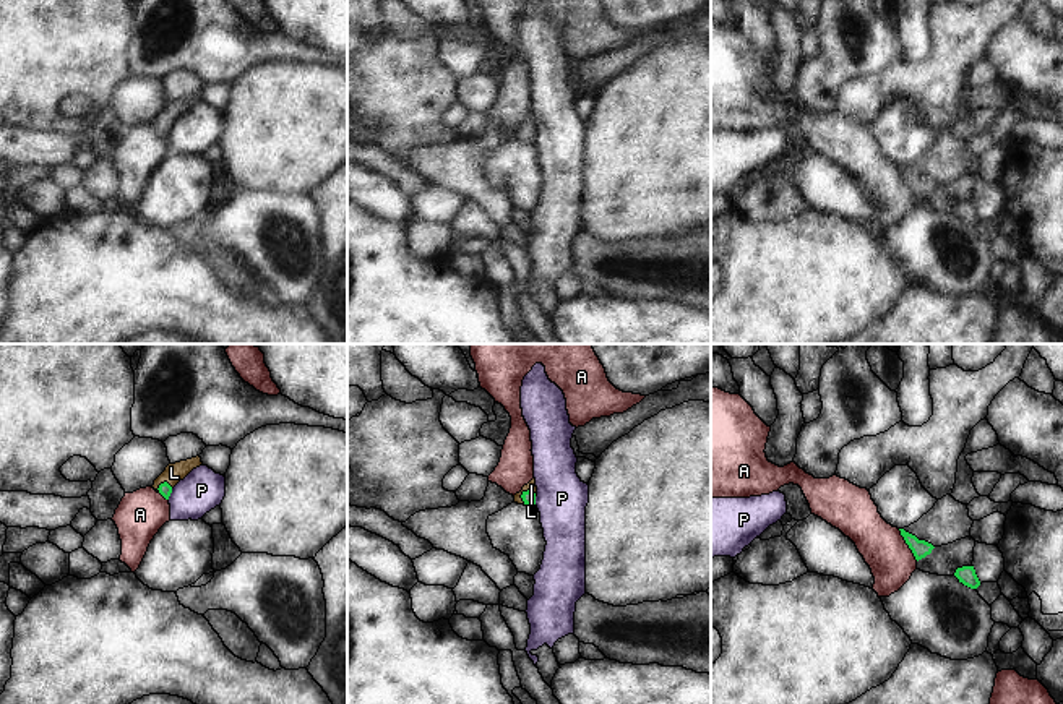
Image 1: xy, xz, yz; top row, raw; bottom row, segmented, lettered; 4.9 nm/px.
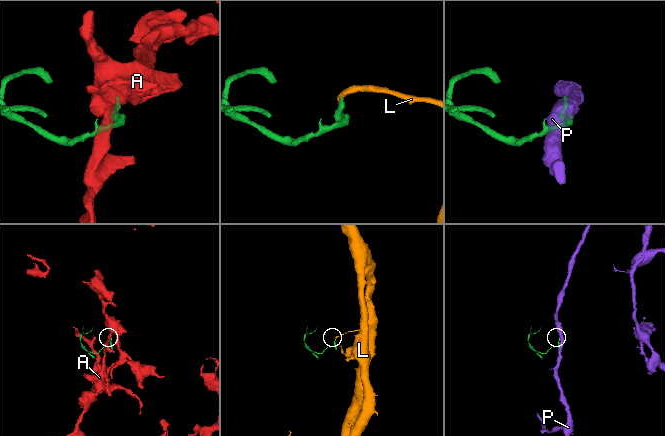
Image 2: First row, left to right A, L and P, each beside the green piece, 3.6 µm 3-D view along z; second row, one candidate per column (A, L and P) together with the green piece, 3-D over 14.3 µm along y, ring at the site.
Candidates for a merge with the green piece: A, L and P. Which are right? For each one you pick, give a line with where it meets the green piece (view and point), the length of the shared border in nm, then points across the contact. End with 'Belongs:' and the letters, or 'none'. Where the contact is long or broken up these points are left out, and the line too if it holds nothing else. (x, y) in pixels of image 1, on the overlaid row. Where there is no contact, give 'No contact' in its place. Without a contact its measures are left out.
L: Touches green at xz (528, 490). Shared border 90 nm. Path across: xz (528, 497), (528, 490), (531, 485)
Belongs: L.

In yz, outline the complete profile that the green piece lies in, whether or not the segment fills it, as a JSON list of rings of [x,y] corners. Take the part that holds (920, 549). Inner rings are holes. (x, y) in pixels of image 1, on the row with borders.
[[[899,529],[899,530],[917,561],[930,555],[932,550],[935,548],[932,543],[925,540],[919,540],[915,535],[906,532],[904,529]]]

